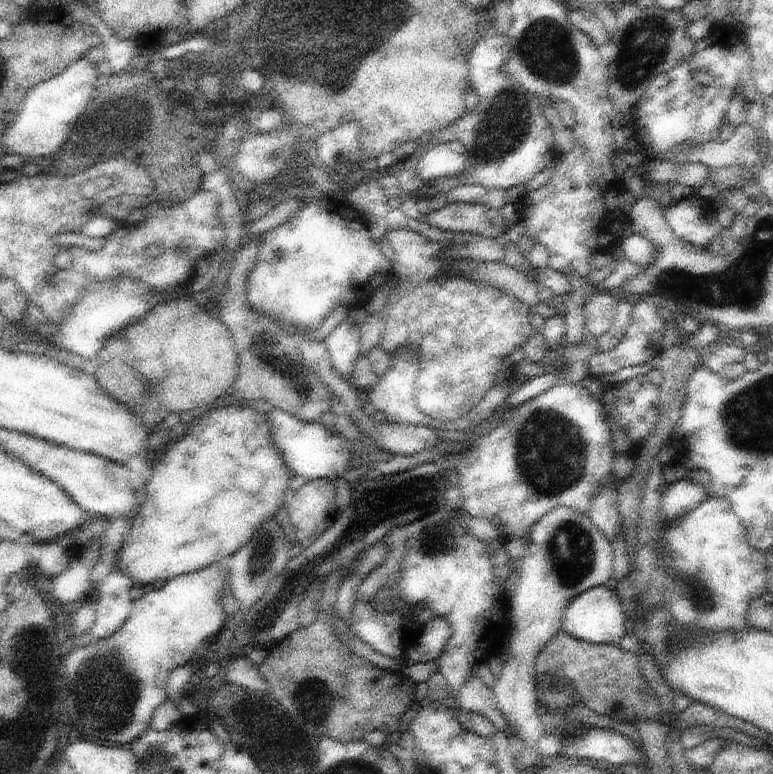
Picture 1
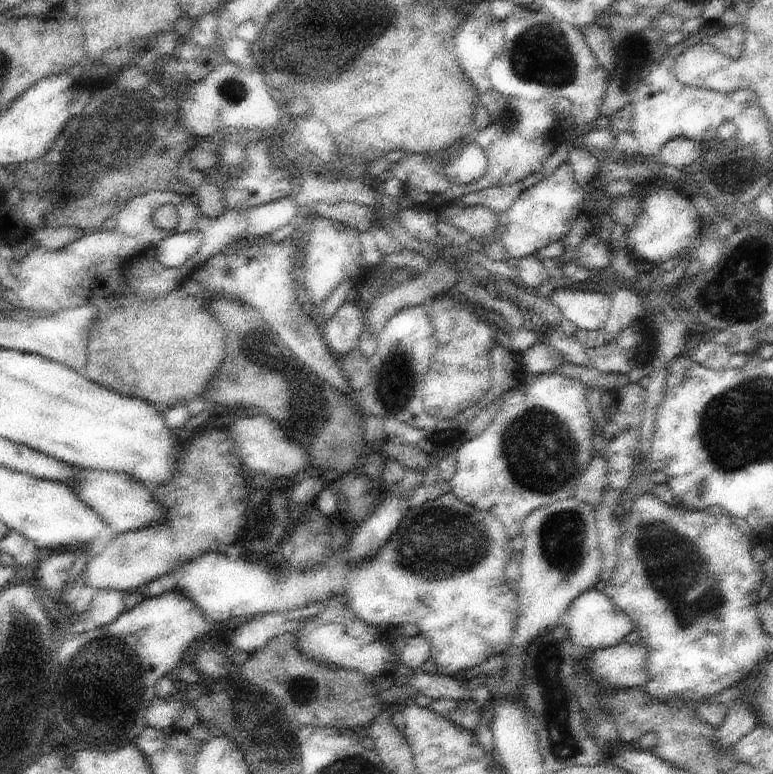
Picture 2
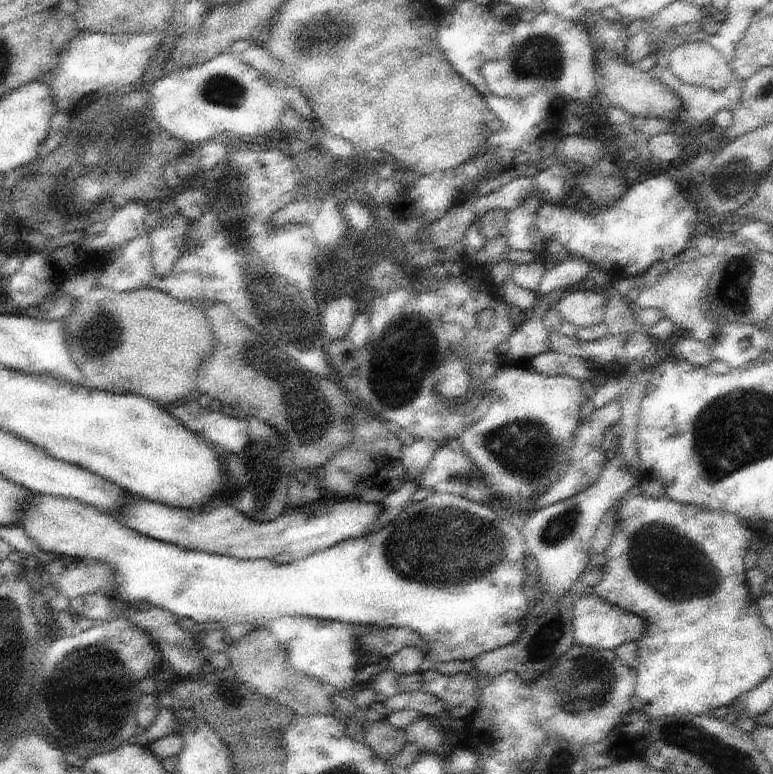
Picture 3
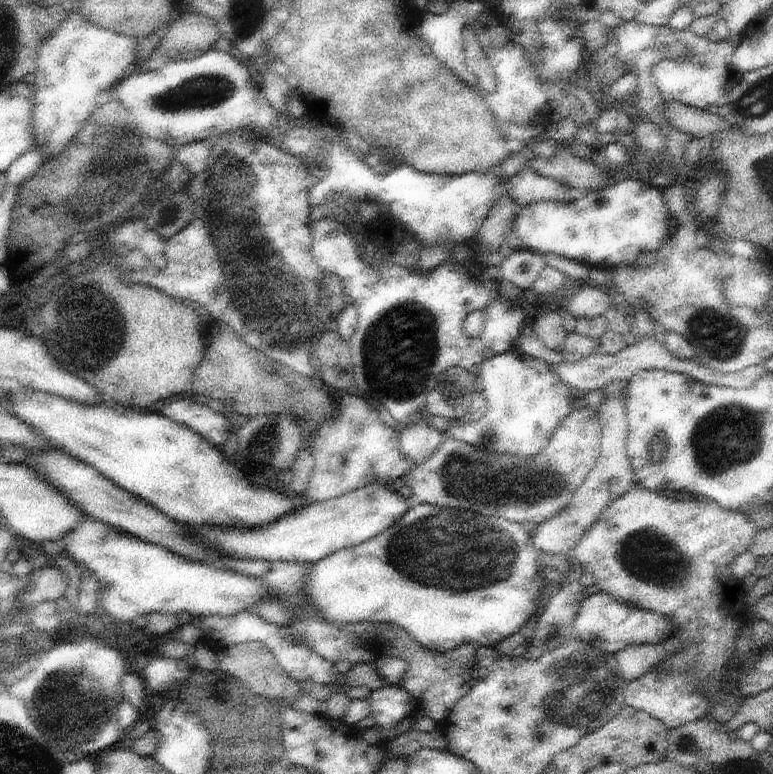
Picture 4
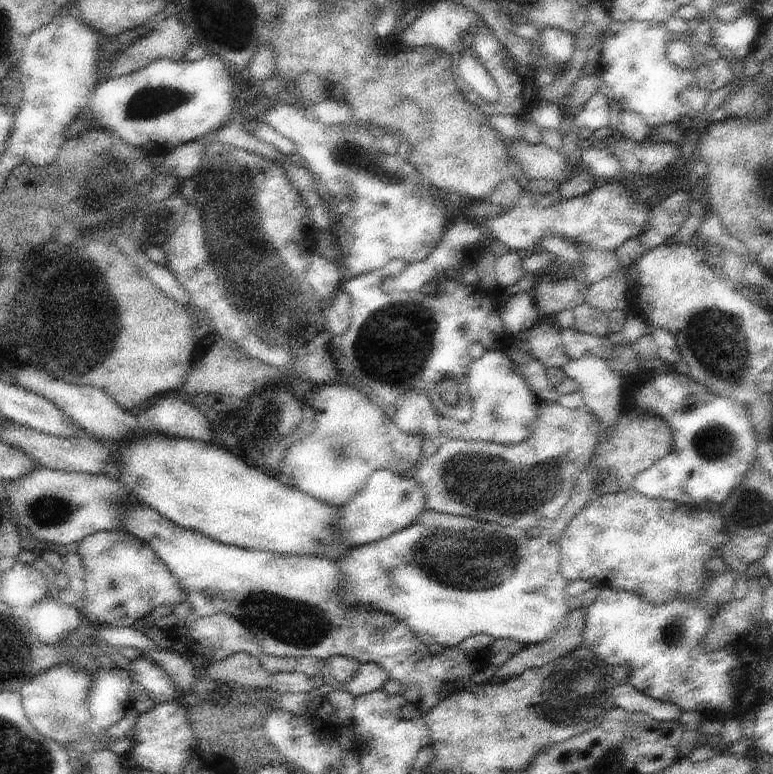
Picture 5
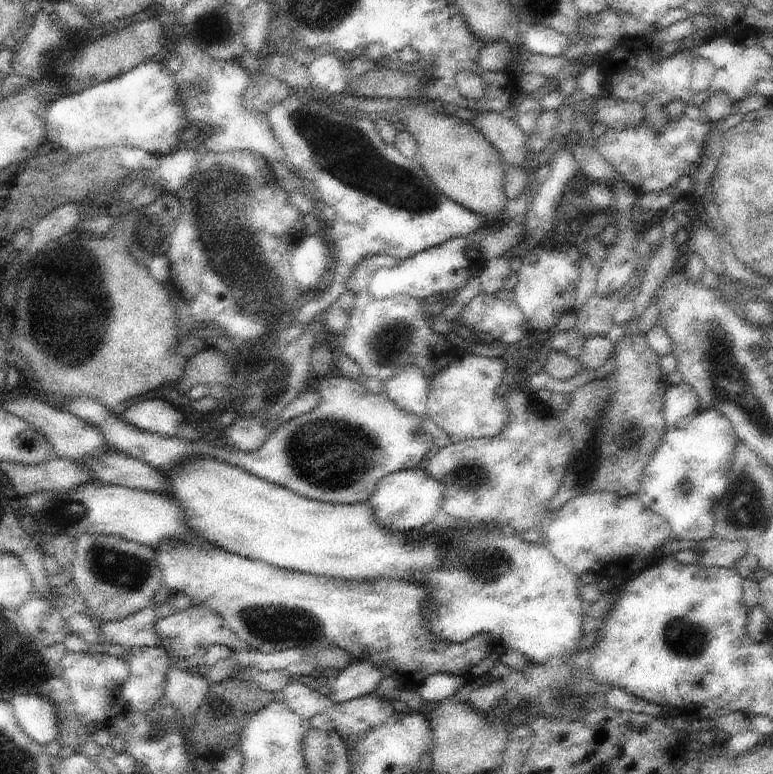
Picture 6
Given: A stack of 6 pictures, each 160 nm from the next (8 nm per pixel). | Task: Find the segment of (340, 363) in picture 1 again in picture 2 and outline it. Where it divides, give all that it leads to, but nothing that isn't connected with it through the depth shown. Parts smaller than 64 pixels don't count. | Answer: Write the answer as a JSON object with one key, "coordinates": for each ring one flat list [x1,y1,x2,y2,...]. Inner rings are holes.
{"coordinates":[[353,300,342,304,328,323,322,325,325,342,336,358,358,349,365,320,365,309]]}

